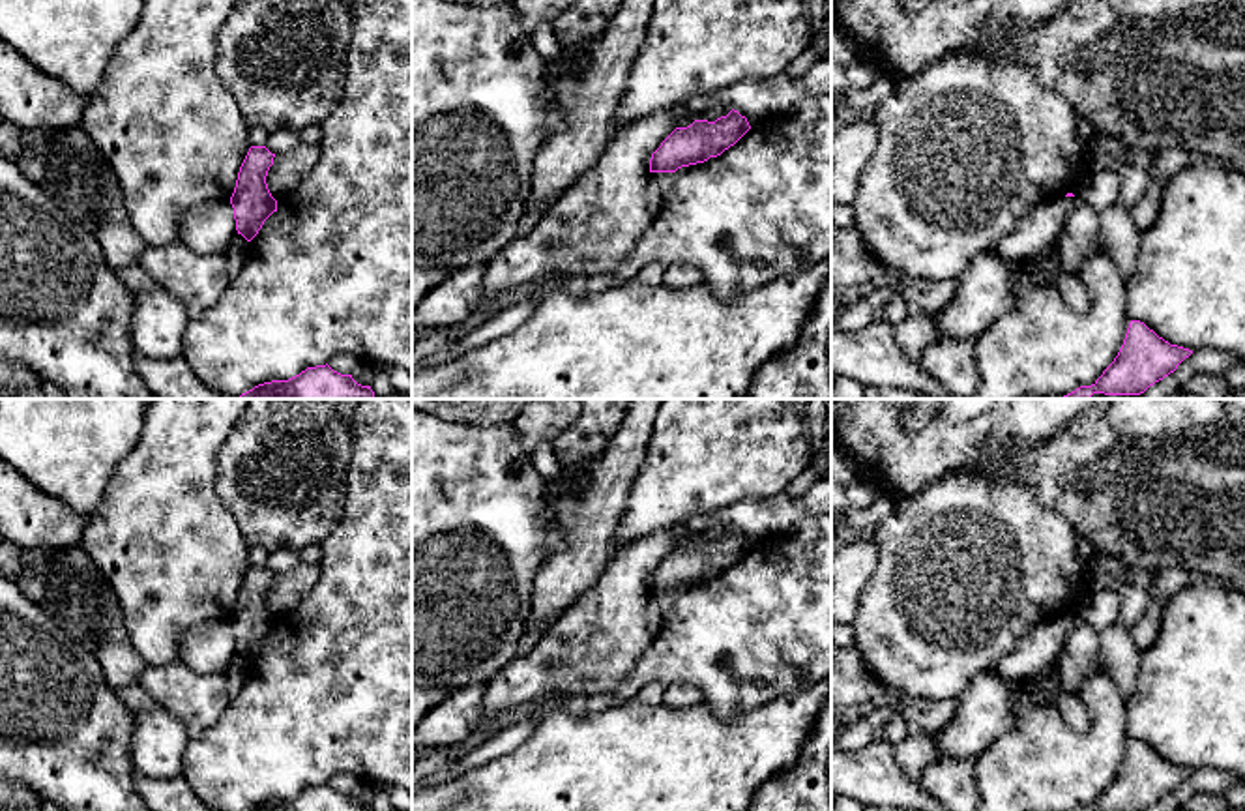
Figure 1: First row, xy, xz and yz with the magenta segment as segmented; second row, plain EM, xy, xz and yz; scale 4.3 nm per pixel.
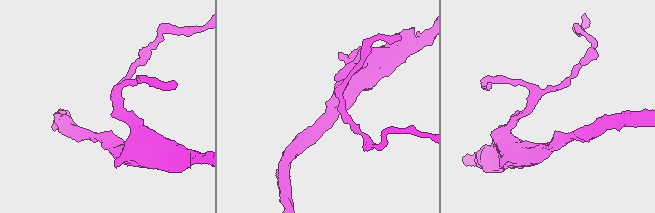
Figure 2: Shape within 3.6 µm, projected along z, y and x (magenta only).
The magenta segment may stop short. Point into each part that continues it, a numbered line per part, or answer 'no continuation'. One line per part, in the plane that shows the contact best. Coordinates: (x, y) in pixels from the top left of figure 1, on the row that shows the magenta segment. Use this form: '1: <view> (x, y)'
no continuation

